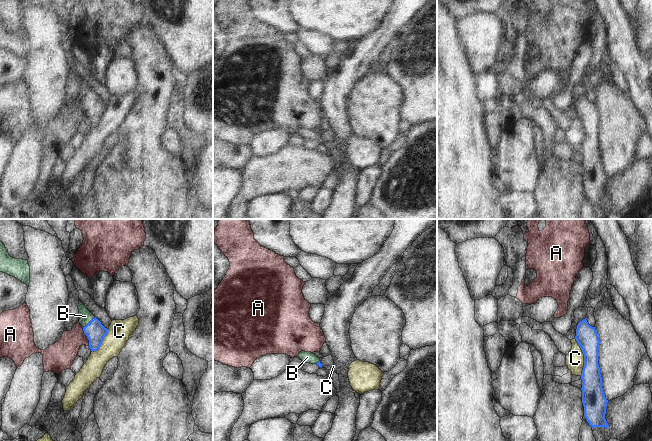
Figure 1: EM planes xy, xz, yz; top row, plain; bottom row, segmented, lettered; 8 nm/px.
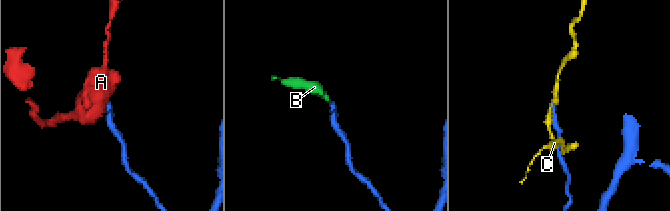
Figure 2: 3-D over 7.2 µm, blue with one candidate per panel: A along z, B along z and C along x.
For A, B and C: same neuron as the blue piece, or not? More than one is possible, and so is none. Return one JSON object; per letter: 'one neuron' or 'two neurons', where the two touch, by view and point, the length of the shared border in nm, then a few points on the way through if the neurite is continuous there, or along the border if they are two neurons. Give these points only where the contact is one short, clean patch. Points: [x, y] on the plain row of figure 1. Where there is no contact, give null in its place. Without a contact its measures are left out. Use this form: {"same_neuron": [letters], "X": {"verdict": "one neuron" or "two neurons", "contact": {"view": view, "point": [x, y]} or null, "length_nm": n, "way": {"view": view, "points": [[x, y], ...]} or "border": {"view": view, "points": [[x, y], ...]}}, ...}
{"same_neuron": ["B"], "A": {"verdict": "two neurons", "contact": {"view": "xy", "point": [87, 113]}, "length_nm": 160, "border": {"view": "xy", "points": [[82, 104], [89, 121]]}}, "B": {"verdict": "one neuron", "contact": {"view": "xy", "point": [90, 98]}, "length_nm": 130, "way": {"view": "xy", "points": [[95, 107], [90, 98], [85, 92]]}}, "C": {"verdict": "two neurons", "contact": {"view": "yz", "point": [584, 133]}, "length_nm": 300}}

